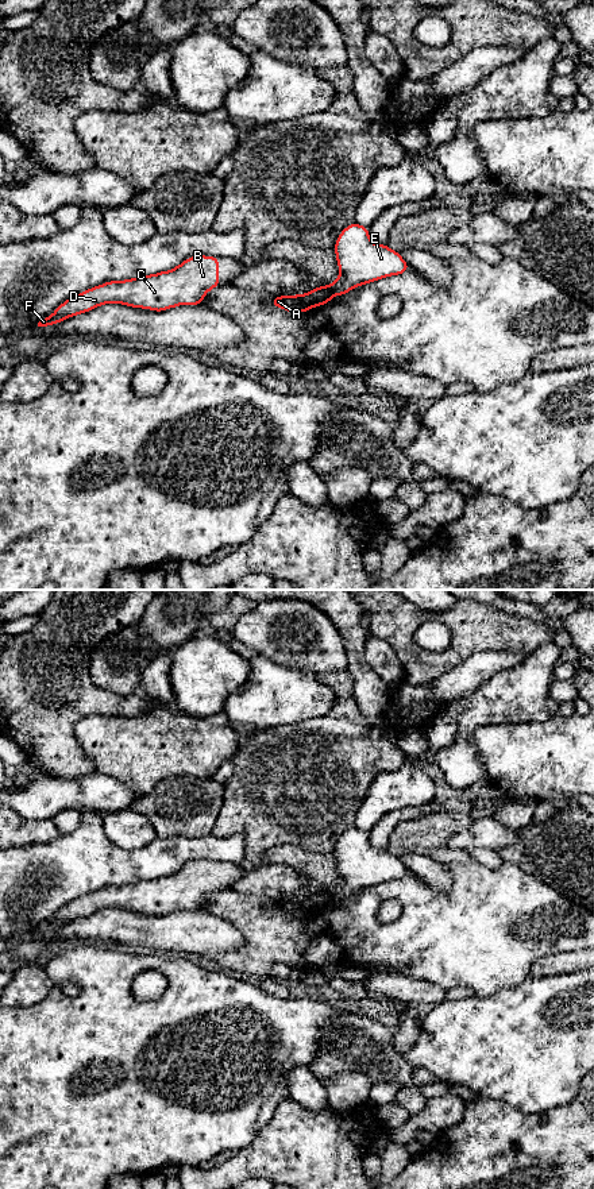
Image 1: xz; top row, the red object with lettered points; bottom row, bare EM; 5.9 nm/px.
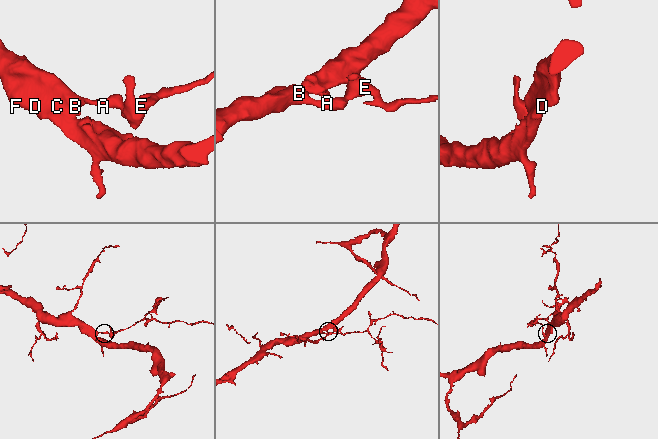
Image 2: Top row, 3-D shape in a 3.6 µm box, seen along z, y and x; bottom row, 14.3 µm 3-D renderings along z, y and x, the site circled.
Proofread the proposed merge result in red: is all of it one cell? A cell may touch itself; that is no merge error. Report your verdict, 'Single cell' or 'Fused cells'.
Fused cells

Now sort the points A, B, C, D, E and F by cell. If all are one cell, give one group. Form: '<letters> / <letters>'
A B C D F / E

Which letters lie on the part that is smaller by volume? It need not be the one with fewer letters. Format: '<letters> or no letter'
E

